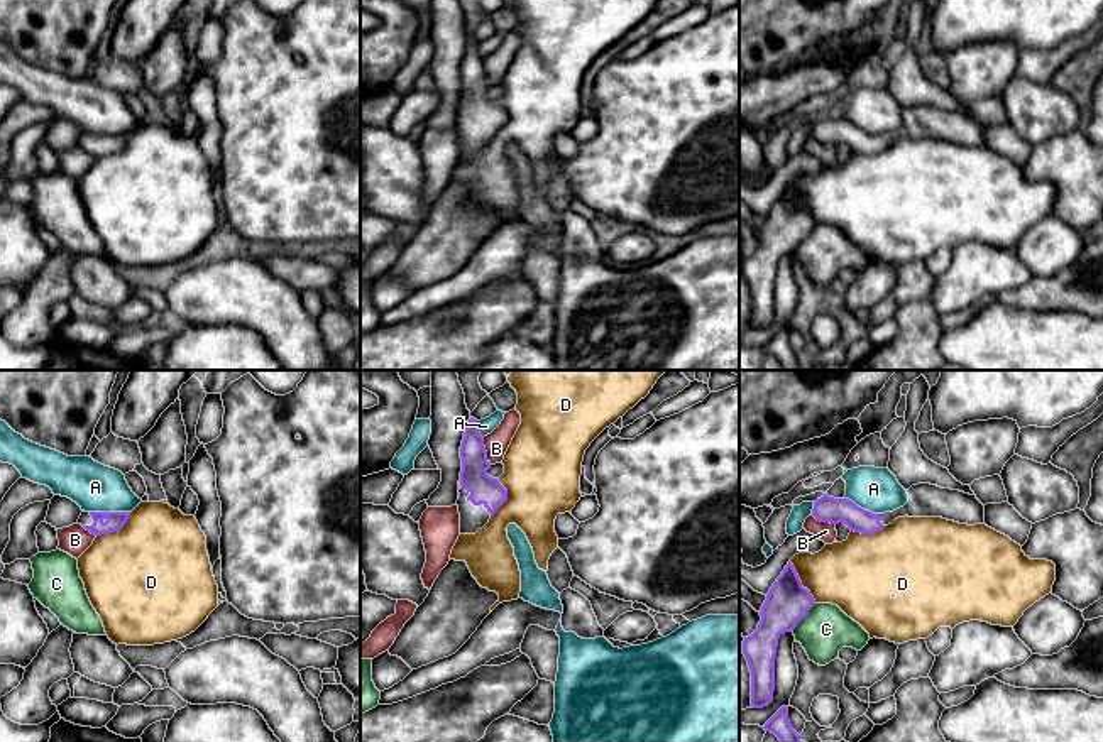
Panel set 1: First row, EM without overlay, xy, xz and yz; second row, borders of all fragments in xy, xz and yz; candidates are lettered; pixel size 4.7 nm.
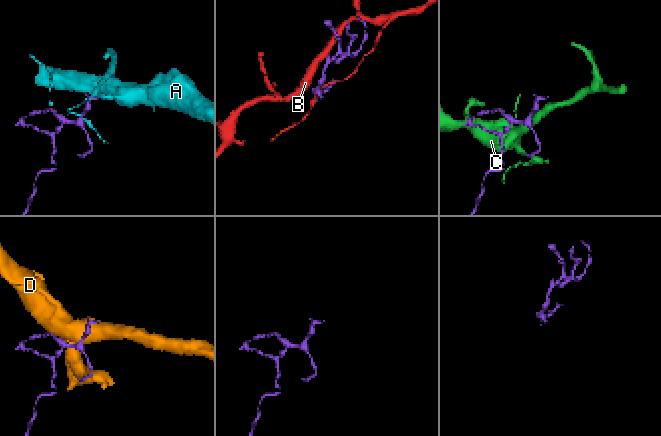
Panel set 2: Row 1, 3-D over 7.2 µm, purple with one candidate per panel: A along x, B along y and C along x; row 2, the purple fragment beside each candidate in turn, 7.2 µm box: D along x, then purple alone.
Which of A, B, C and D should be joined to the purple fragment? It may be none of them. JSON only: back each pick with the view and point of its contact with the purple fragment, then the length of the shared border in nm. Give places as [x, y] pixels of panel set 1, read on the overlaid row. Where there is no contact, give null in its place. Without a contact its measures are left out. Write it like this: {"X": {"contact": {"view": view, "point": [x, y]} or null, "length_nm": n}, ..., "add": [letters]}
{"add": []}

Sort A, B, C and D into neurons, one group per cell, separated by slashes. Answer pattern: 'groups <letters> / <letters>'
groups A / B / C / D

